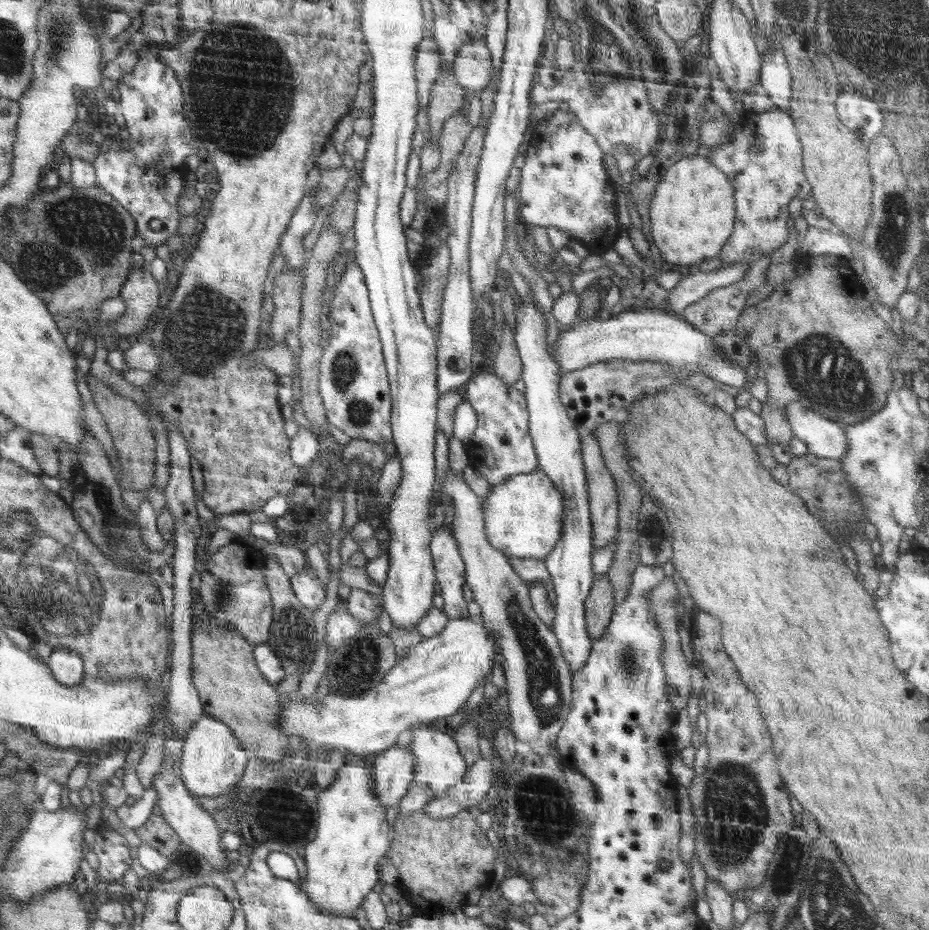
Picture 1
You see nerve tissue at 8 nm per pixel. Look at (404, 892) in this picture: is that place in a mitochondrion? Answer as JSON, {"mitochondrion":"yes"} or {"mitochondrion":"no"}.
{"mitochondrion":"no"}

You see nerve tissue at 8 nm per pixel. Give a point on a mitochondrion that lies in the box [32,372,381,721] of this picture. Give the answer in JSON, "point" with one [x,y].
{"point":[115,528]}

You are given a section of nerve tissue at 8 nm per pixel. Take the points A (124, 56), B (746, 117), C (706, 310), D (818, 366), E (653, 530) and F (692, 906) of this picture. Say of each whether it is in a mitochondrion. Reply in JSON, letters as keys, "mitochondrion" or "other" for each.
{"A":"other","B":"other","C":"mitochondrion","D":"mitochondrion","E":"mitochondrion","F":"other"}

